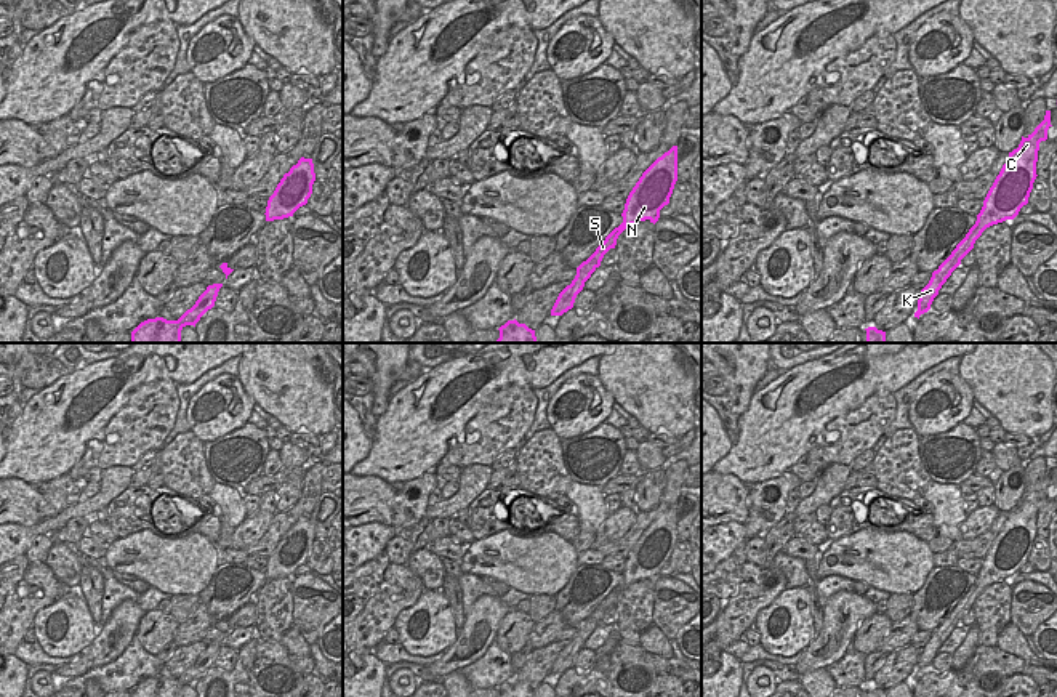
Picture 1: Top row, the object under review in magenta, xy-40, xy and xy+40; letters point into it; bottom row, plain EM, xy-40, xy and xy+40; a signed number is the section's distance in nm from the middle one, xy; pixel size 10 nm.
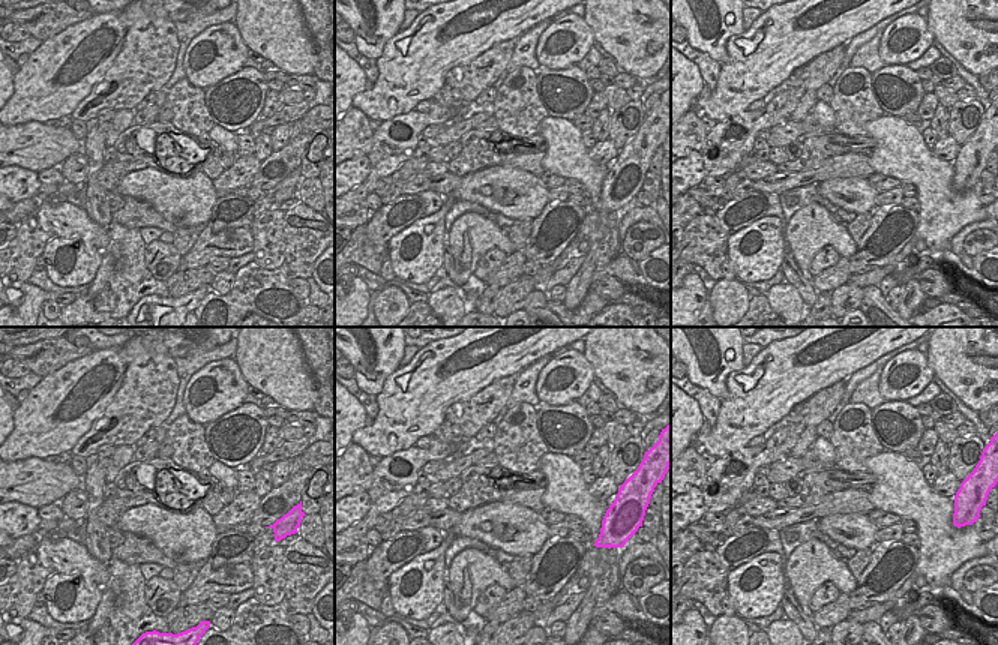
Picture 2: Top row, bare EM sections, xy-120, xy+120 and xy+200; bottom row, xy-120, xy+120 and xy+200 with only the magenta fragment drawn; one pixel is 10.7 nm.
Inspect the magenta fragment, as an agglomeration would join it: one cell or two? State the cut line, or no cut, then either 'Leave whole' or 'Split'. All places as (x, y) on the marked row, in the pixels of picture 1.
Split along xy+40 (972, 226), (980, 234). Split

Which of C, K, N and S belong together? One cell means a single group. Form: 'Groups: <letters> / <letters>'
Groups: C N / K S

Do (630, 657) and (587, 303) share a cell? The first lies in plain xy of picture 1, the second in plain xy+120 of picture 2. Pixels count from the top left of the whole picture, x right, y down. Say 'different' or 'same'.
same

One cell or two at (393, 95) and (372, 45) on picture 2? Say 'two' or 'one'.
two

